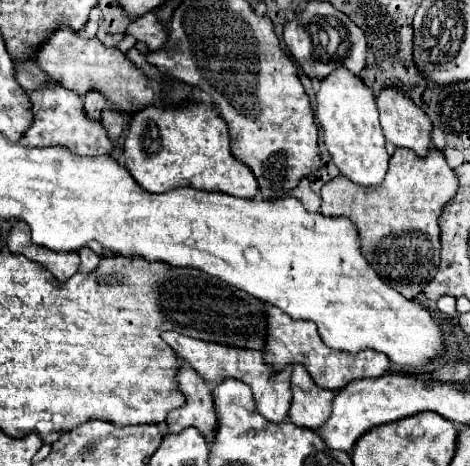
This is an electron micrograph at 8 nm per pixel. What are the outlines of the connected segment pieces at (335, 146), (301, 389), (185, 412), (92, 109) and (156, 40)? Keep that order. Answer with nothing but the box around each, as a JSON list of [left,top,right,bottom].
[[316,66,390,186],[288,364,332,430],[166,362,216,434],[82,90,106,120],[126,12,166,50]]

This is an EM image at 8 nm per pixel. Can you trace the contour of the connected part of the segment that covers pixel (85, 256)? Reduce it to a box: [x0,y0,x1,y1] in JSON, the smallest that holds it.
[78,248,100,274]

